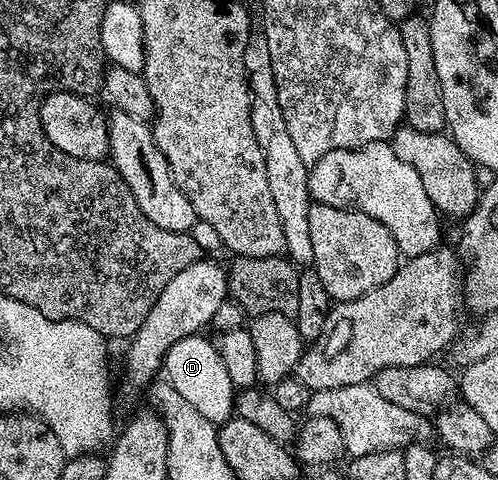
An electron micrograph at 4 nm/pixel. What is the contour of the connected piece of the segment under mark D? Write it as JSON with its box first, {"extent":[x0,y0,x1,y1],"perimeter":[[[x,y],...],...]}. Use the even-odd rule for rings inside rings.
{"extent":[162,333,238,425],"perimeter":[[[197,333],[174,341],[174,345],[170,345],[166,353],[162,371],[167,383],[178,389],[182,401],[194,405],[194,409],[198,409],[198,413],[202,413],[206,421],[223,425],[227,419],[233,418],[238,388],[230,381],[215,342],[211,338],[203,339],[204,337],[203,334]]]}

